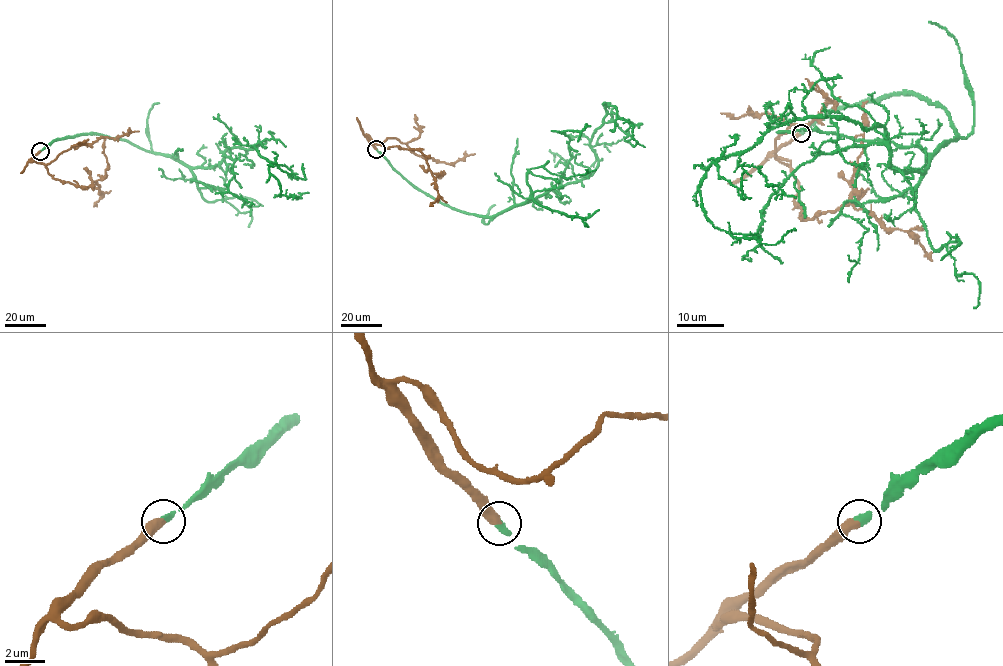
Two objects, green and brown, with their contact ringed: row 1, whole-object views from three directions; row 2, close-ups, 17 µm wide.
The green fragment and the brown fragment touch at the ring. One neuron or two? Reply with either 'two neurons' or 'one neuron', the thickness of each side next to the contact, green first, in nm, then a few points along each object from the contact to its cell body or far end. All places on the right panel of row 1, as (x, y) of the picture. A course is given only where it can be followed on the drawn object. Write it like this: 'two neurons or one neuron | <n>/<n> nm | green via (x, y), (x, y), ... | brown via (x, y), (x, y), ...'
one neuron | 360/460 nm | green via (800, 133), (909, 93), (957, 134), (897, 170), (885, 128), (806, 116), (706, 172), (715, 227), (796, 229) | brown via (800, 133), (766, 157), (790, 162), (799, 186), (793, 203), (813, 219), (857, 200), (852, 177), (867, 101)

